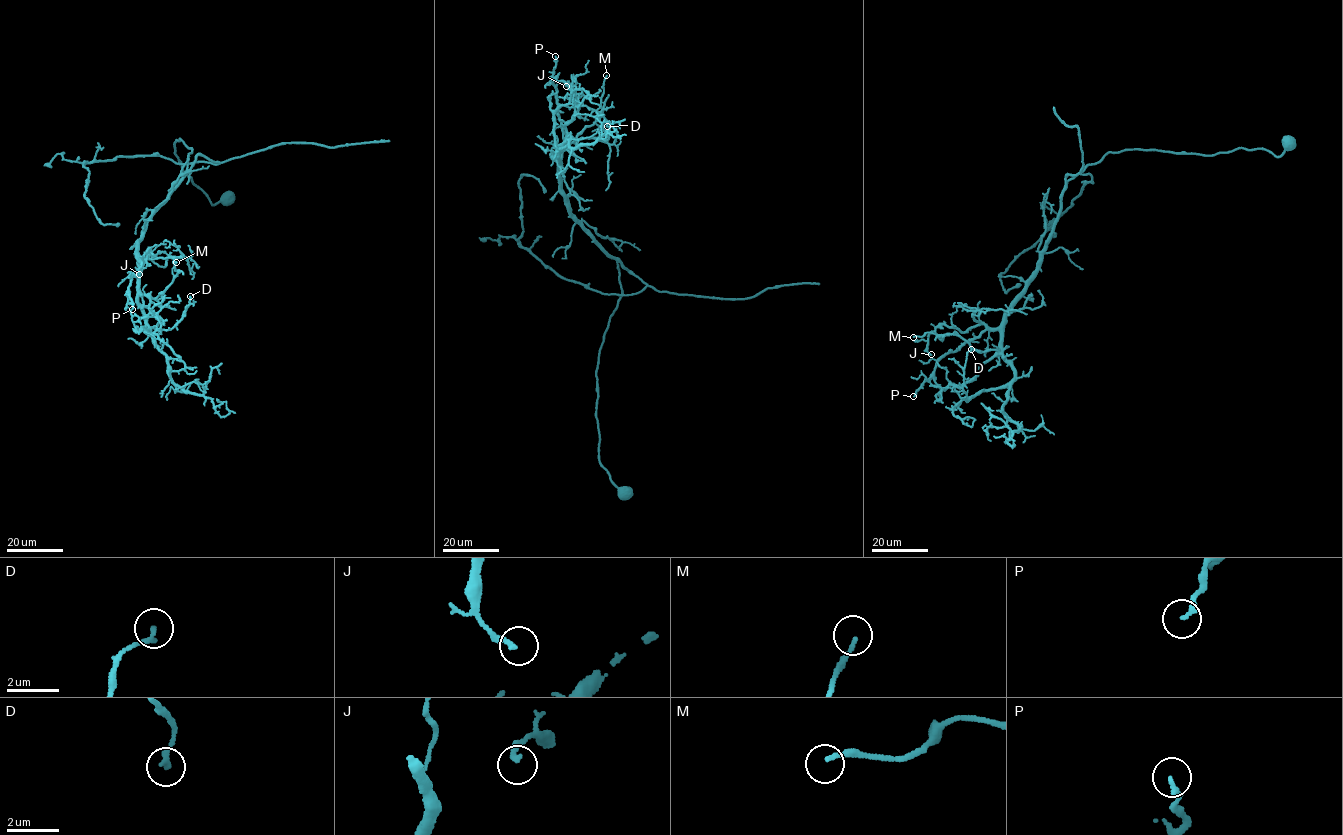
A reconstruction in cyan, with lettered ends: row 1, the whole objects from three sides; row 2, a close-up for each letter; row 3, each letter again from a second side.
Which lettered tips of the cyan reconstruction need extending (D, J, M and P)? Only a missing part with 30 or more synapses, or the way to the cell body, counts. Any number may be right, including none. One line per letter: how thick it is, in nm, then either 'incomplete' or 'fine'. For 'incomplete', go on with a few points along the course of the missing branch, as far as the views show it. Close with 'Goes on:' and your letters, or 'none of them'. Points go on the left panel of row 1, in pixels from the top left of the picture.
D: 200 nm | fine
J: 200 nm | fine
M: 160 nm | fine
P: 190 nm | fine
Goes on: none of them

